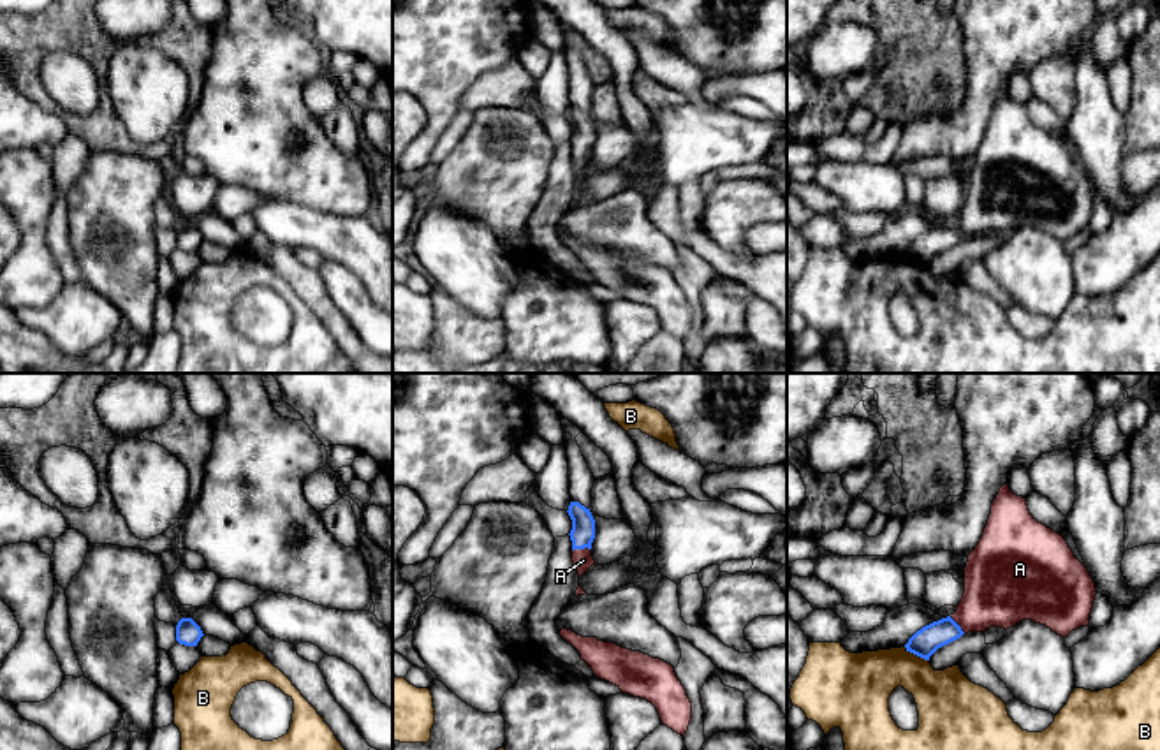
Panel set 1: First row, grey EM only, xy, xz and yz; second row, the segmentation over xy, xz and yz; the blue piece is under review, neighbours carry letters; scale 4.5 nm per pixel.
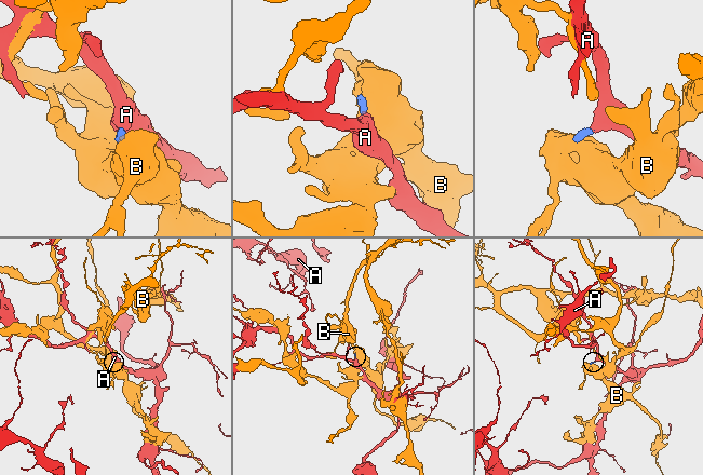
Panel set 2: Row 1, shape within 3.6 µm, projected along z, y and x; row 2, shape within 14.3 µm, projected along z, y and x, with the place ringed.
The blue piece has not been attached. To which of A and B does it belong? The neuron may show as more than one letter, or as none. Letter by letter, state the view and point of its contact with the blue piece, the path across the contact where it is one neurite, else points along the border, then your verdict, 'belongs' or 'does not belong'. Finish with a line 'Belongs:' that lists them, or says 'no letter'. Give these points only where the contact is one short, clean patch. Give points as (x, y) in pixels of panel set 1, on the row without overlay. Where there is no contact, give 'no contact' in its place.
A: meets blue in xz at (581, 154); runs through xz (583, 131), (581, 154), (583, 166); belongs
B: meets blue in yz at (916, 259); border along yz (903, 252), (928, 266); does not belong
Belongs: A

